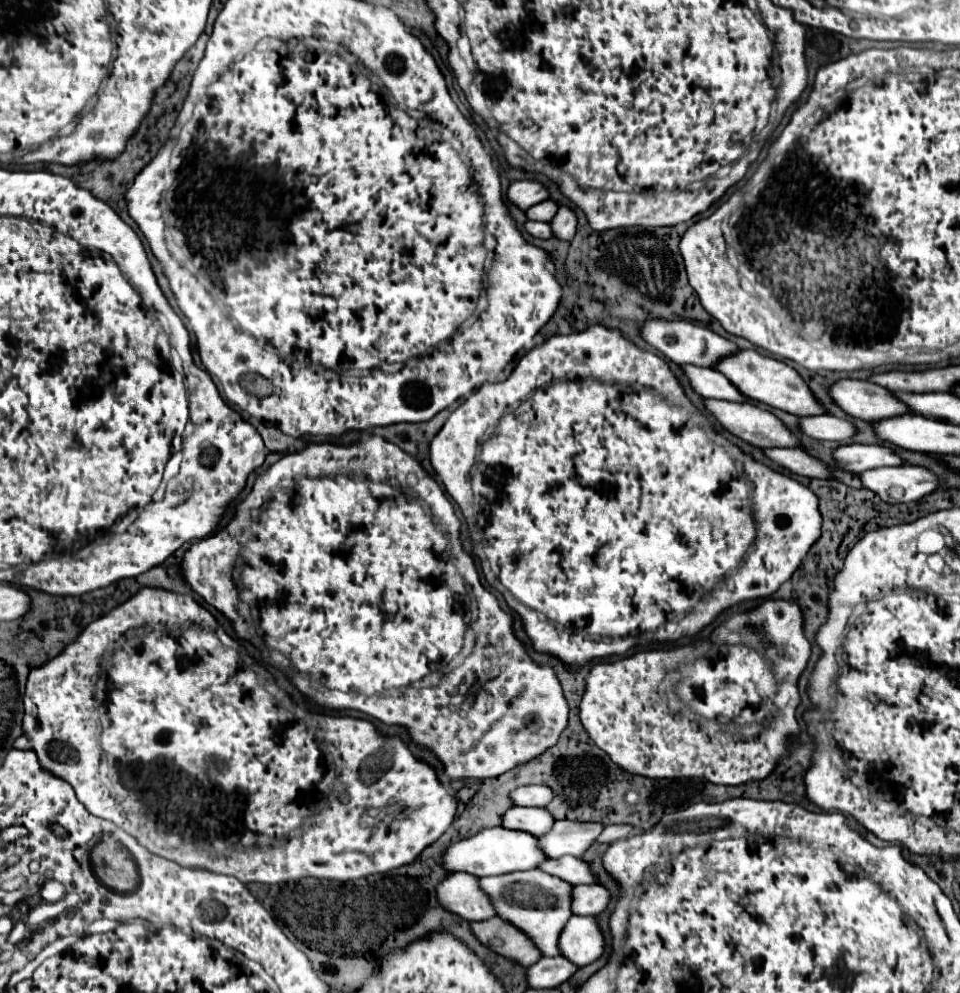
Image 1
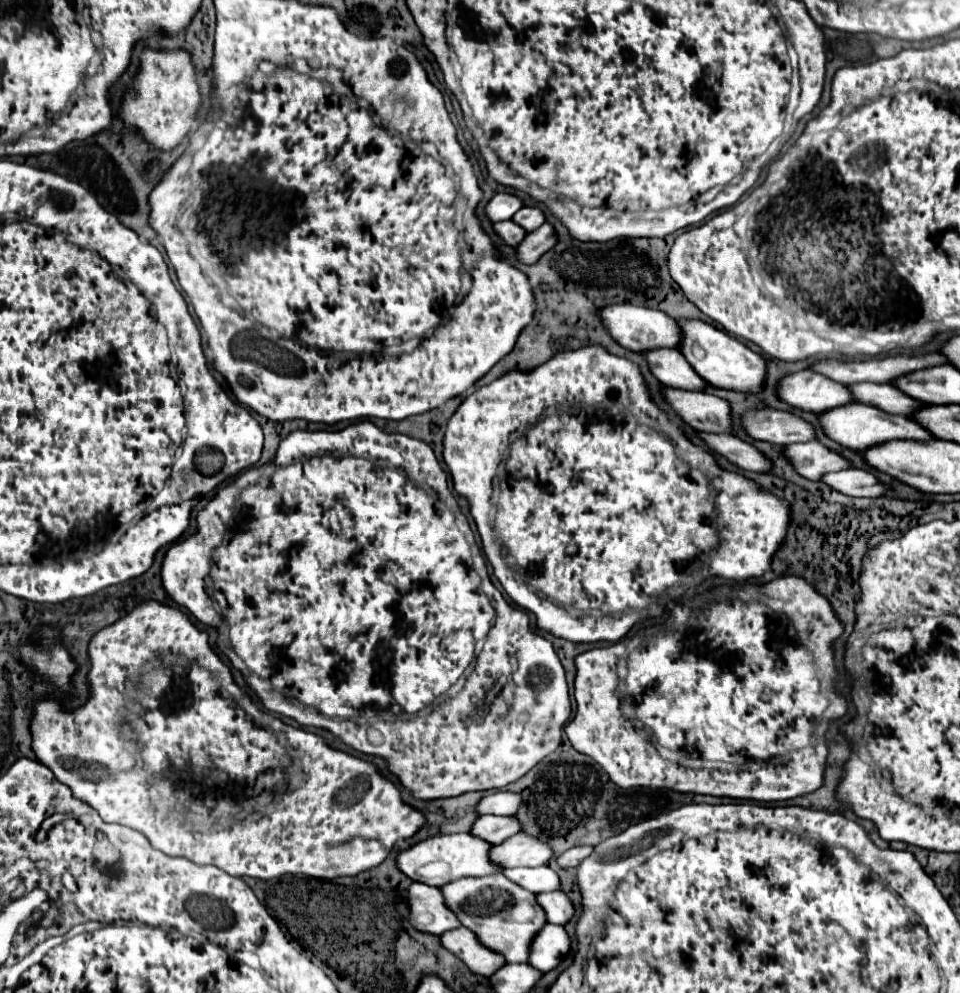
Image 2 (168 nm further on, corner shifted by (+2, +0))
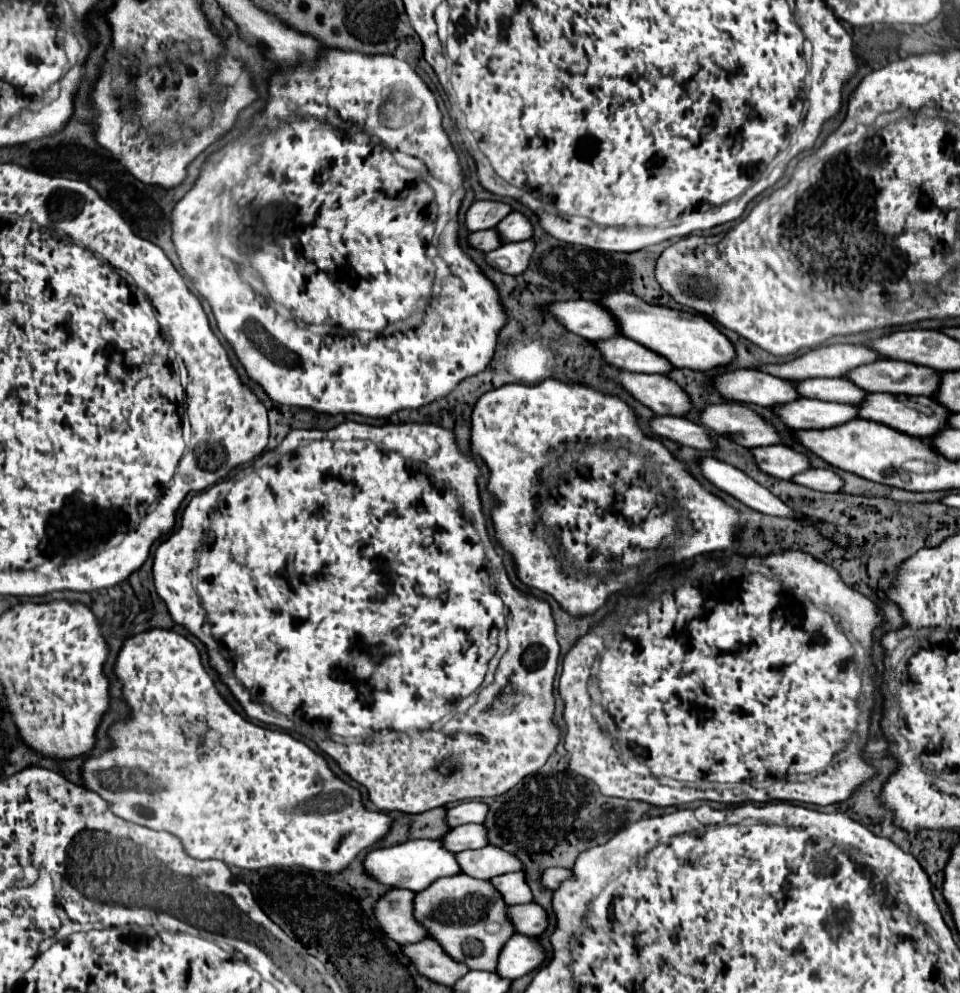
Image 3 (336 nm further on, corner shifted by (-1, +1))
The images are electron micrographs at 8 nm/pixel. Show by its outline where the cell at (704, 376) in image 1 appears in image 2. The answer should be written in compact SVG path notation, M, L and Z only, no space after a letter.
M659 349L659 351L647 351L645 359L649 361L651 373L667 387L677 387L685 391L703 391L709 383L693 371L689 361L673 349Z

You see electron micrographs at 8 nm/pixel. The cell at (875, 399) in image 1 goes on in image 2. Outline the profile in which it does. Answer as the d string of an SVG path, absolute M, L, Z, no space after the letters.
M811 369L783 377L777 385L777 393L785 403L813 413L825 413L853 403L853 393L847 385Z

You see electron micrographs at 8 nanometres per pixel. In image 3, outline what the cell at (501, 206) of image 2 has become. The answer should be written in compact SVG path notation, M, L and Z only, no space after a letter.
M478 200L468 208L464 226L468 228L468 232L488 230L488 228L494 228L506 214L510 214L508 204L492 202L492 200Z

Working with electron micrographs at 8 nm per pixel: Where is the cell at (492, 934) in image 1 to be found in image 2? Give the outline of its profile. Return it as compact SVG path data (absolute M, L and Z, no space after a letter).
M457 927L443 933L441 943L445 949L461 957L477 975L491 977L493 971L499 971L503 965L507 965L503 955L497 955L497 951L489 951L489 947L481 947L477 935L473 935L473 931L467 931L467 927Z

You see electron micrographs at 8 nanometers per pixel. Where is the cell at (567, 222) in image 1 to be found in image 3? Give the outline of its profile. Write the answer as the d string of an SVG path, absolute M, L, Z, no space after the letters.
M530 240L508 242L492 252L486 252L484 258L488 264L492 264L496 270L500 270L504 274L520 274L528 268L532 250L534 250L534 242L530 242Z

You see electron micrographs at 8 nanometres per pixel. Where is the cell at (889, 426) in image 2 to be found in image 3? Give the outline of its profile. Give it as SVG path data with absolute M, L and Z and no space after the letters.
M798 398L796 402L786 402L772 410L776 418L780 418L790 430L832 428L850 422L858 416L858 408L852 404L838 404L810 398Z

